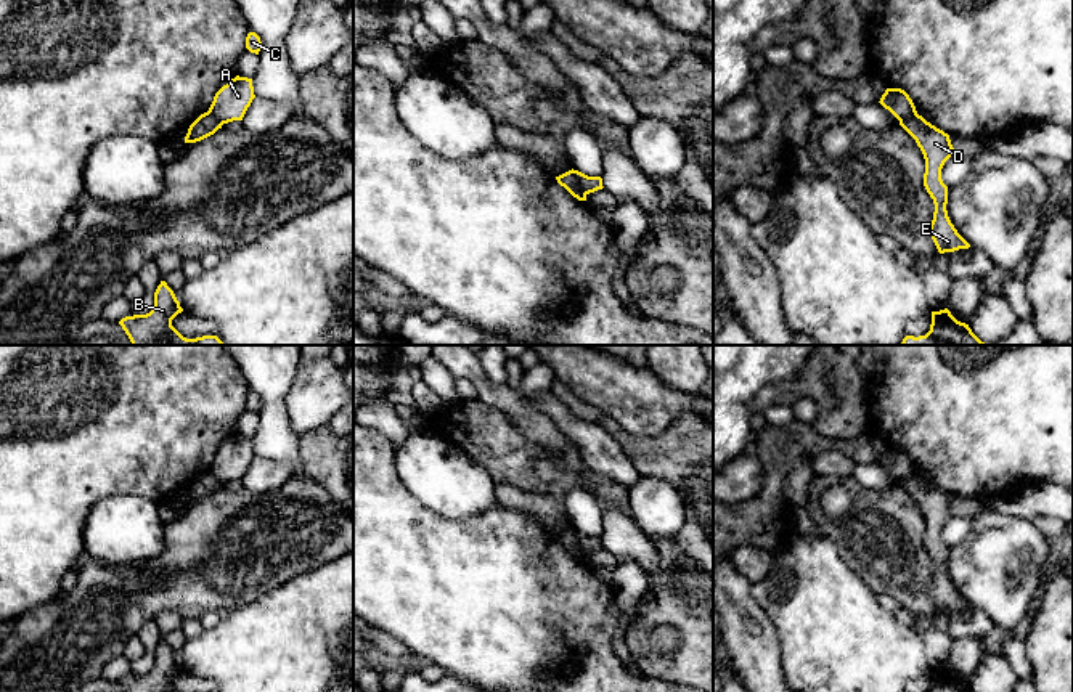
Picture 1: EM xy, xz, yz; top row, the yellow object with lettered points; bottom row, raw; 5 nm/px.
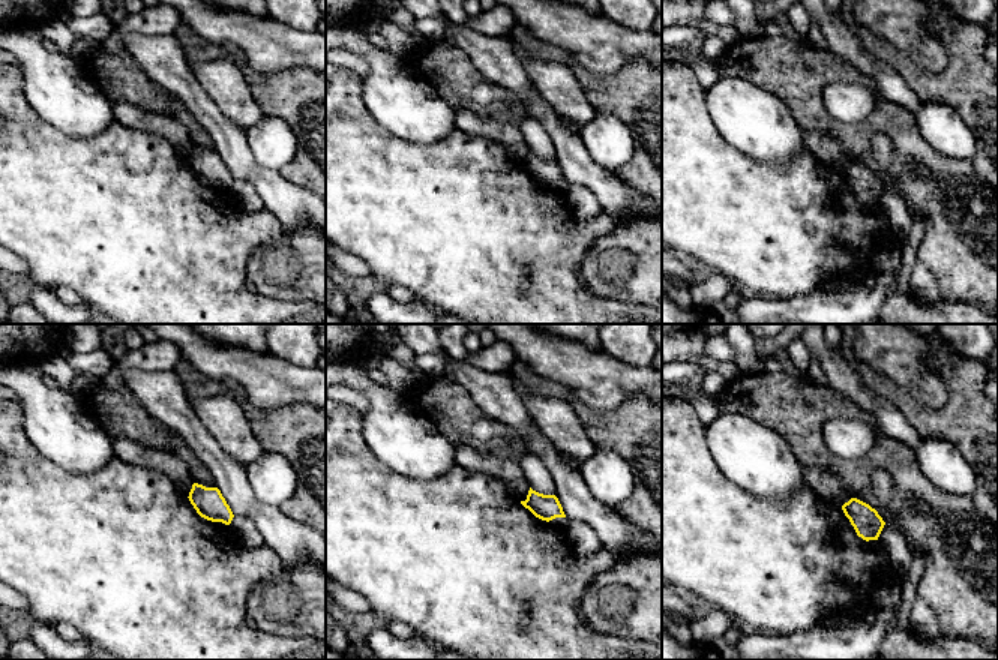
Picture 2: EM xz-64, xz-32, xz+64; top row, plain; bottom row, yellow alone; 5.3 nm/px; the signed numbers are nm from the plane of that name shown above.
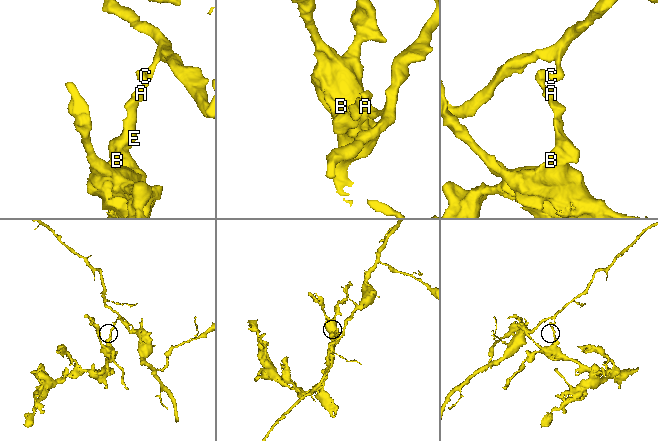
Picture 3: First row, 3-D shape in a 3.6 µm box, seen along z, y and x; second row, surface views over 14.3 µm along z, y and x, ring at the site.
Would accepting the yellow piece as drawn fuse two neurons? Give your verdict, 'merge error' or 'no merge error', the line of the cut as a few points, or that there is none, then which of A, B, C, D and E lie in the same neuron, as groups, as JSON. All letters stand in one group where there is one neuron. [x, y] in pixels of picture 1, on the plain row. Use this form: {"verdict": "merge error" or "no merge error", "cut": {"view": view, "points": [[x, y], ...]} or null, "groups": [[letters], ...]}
{"verdict": "merge error", "cut": {"view": "xz", "points": [[574, 530], [577, 543], [587, 553]]}, "groups": [["A", "C"], ["B", "D", "E"]]}

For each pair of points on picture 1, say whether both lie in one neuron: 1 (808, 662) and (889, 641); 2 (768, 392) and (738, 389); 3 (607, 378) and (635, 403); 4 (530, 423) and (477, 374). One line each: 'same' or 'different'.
1: same
2: different
3: same
4: same

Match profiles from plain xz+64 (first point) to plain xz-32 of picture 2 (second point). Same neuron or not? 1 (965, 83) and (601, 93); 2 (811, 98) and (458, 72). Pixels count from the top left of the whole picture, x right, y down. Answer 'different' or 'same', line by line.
1: same
2: same

